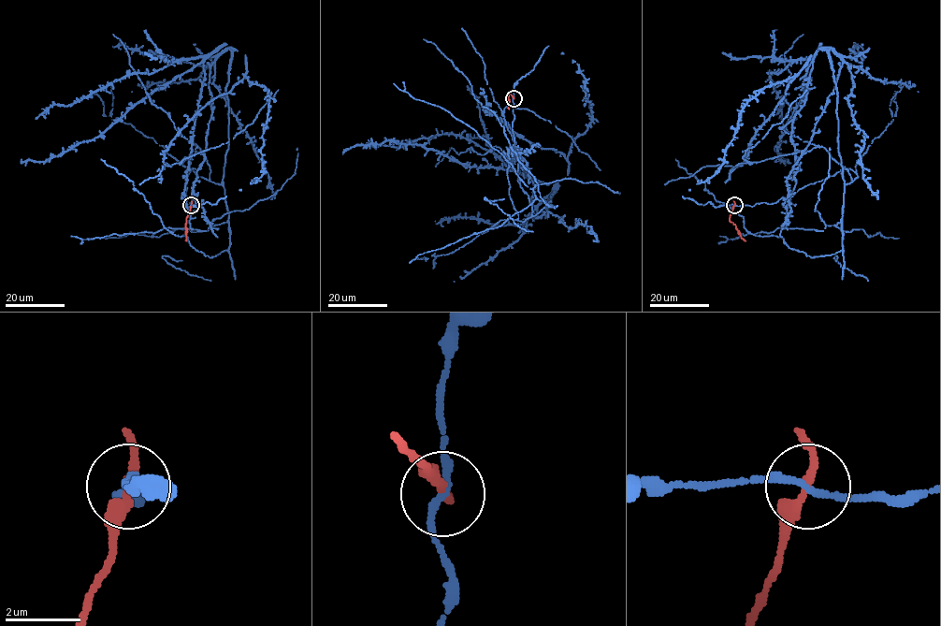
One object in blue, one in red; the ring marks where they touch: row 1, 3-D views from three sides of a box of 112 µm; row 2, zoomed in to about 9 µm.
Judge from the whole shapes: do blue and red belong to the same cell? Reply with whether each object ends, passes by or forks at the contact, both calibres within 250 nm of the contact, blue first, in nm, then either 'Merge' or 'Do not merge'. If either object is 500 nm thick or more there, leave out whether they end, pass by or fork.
At the ring blue passes by. At the ring red passes by. Thickness 170 nm (blue) against 240 nm. Do not merge

